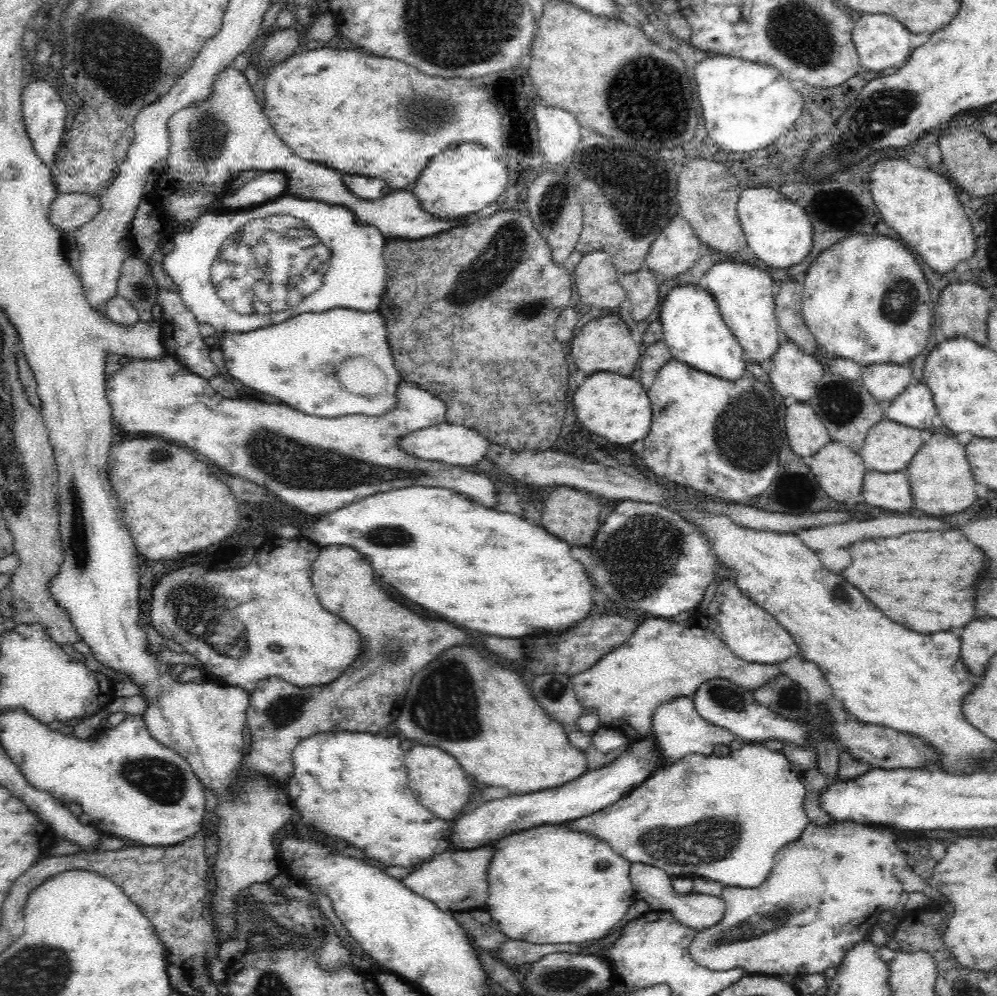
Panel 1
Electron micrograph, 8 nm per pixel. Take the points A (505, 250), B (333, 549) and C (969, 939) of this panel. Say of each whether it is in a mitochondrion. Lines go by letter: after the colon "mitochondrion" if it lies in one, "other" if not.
A: mitochondrion
B: other
C: other

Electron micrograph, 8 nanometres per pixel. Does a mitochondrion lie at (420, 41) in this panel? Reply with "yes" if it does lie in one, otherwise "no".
yes

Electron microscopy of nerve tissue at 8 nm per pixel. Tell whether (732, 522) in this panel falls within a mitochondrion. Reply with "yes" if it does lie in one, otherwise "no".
no

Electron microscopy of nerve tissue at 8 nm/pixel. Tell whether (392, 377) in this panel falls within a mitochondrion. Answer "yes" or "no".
no

